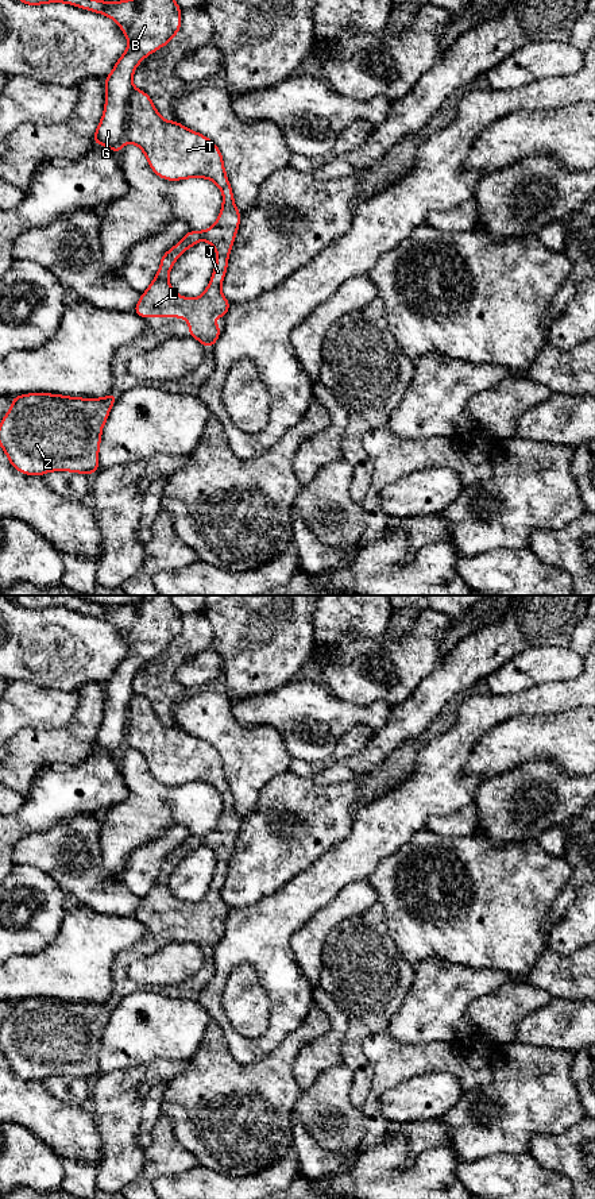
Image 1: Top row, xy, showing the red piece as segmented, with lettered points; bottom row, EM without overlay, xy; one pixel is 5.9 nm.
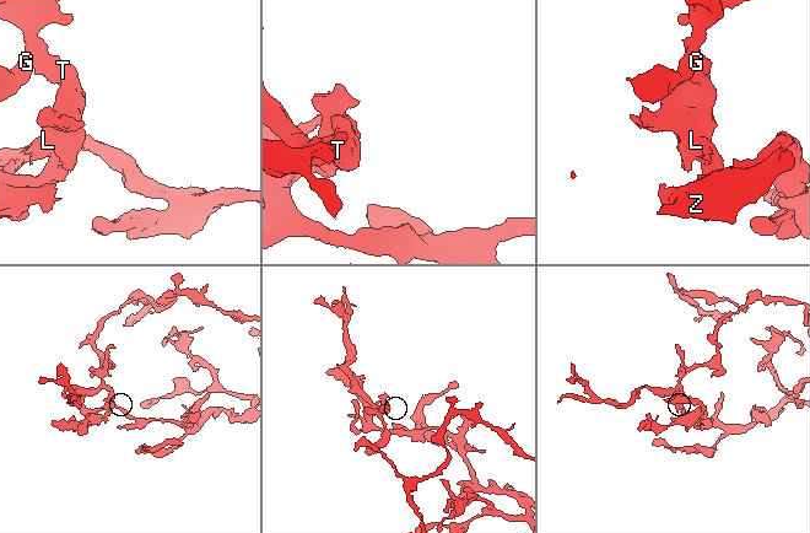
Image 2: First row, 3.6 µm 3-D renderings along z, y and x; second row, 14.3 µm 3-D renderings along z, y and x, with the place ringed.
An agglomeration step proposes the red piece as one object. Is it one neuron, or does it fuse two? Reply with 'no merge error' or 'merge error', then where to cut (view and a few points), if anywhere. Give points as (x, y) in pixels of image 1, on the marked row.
merge error; cut xy (134, 88), (128, 101), (124, 141)

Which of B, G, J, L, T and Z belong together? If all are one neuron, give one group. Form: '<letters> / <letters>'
B G / J L T Z

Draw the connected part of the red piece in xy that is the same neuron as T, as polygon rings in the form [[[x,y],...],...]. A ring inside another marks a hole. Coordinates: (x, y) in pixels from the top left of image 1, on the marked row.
[[[135,88],[128,101],[125,142],[142,149],[152,171],[161,178],[209,178],[223,192],[217,221],[206,231],[190,230],[162,255],[155,278],[134,309],[142,319],[183,317],[189,323],[189,336],[194,336],[202,347],[215,347],[223,331],[209,319],[225,317],[231,307],[221,293],[221,282],[242,216],[233,203],[221,151],[209,138],[183,127],[177,120],[165,120],[151,97]],[[200,240],[206,240],[215,247],[217,259],[205,292],[197,298],[186,298],[171,289],[169,273],[177,258]]]

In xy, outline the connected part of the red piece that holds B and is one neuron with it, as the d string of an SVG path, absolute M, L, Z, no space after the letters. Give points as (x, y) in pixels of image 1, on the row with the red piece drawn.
M20 0L27 5L67 3L113 19L128 39L127 51L104 80L107 100L93 144L120 153L125 143L127 109L134 90L135 68L151 53L167 45L181 30L182 9L175 0Z

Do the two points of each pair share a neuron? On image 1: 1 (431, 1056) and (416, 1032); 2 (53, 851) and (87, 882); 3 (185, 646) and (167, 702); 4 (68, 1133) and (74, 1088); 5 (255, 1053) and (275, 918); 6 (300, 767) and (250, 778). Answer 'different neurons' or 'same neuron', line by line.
1: different neurons
2: same neuron
3: same neuron
4: different neurons
5: same neuron
6: different neurons

